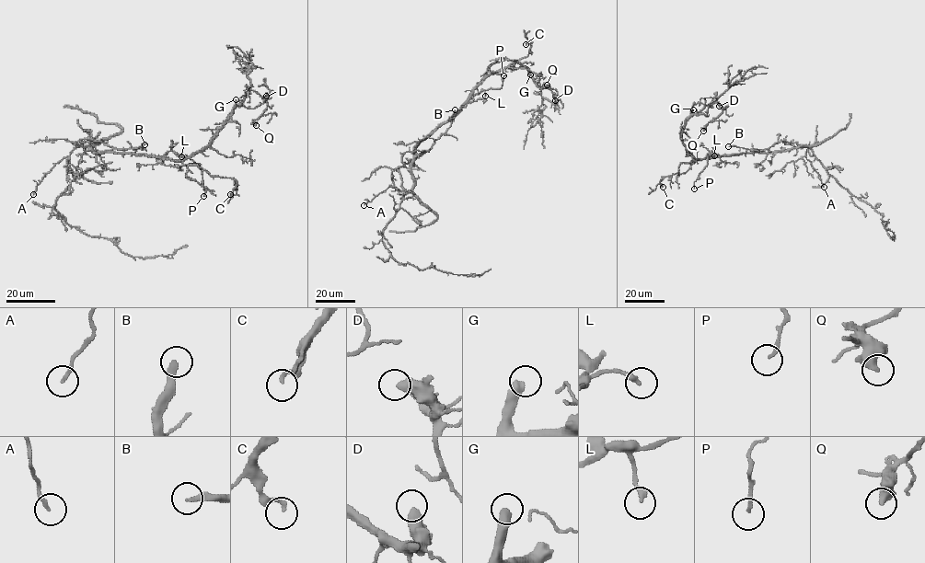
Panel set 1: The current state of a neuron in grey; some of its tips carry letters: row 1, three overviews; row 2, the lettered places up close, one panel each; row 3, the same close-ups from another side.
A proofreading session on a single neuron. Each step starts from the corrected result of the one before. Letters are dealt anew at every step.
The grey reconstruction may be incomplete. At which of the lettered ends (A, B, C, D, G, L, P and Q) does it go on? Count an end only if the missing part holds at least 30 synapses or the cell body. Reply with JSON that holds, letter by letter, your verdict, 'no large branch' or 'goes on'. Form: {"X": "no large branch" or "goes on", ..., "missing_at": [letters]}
{"A": "no large branch", "B": "goes on", "C": "no large branch", "D": "no large branch", "G": "goes on", "L": "no large branch", "P": "no large branch", "Q": "no large branch", "missing_at": ["B", "G"]}

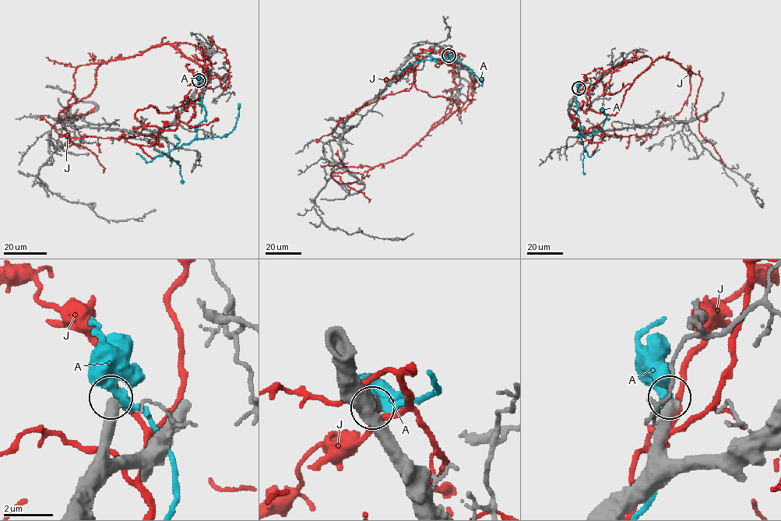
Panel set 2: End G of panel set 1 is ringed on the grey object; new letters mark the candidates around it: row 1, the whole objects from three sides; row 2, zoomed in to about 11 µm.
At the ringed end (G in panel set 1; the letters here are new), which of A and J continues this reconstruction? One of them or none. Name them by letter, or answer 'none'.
none

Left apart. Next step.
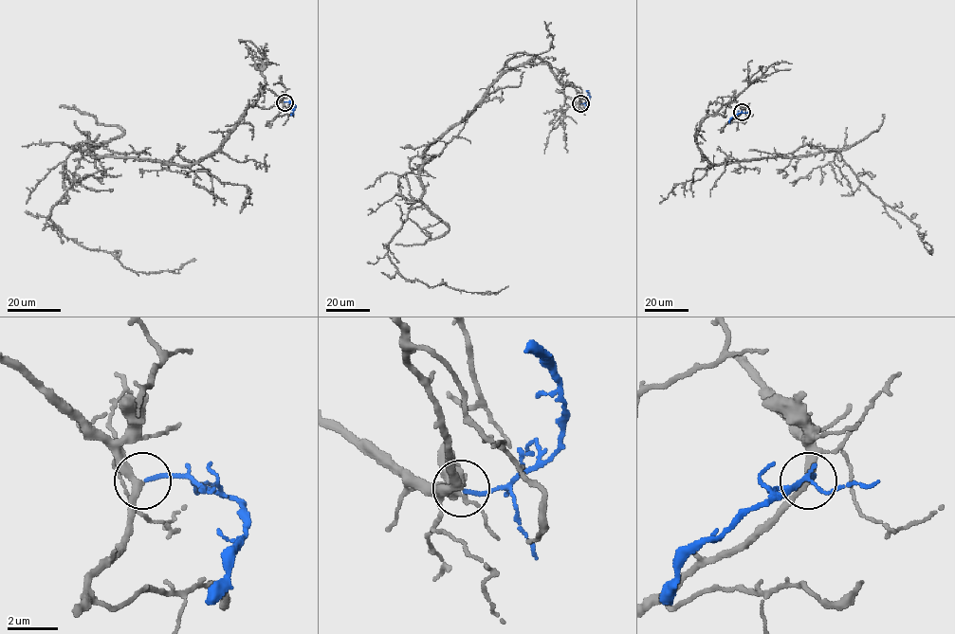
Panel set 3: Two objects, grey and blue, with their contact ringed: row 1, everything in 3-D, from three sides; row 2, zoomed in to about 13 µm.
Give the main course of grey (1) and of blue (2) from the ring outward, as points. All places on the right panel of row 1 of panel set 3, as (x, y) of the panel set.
1: (742, 112), (734, 100), (702, 122), (695, 143), (712, 164), (836, 149), (930, 252), (924, 242)
2: (742, 112), (729, 123)

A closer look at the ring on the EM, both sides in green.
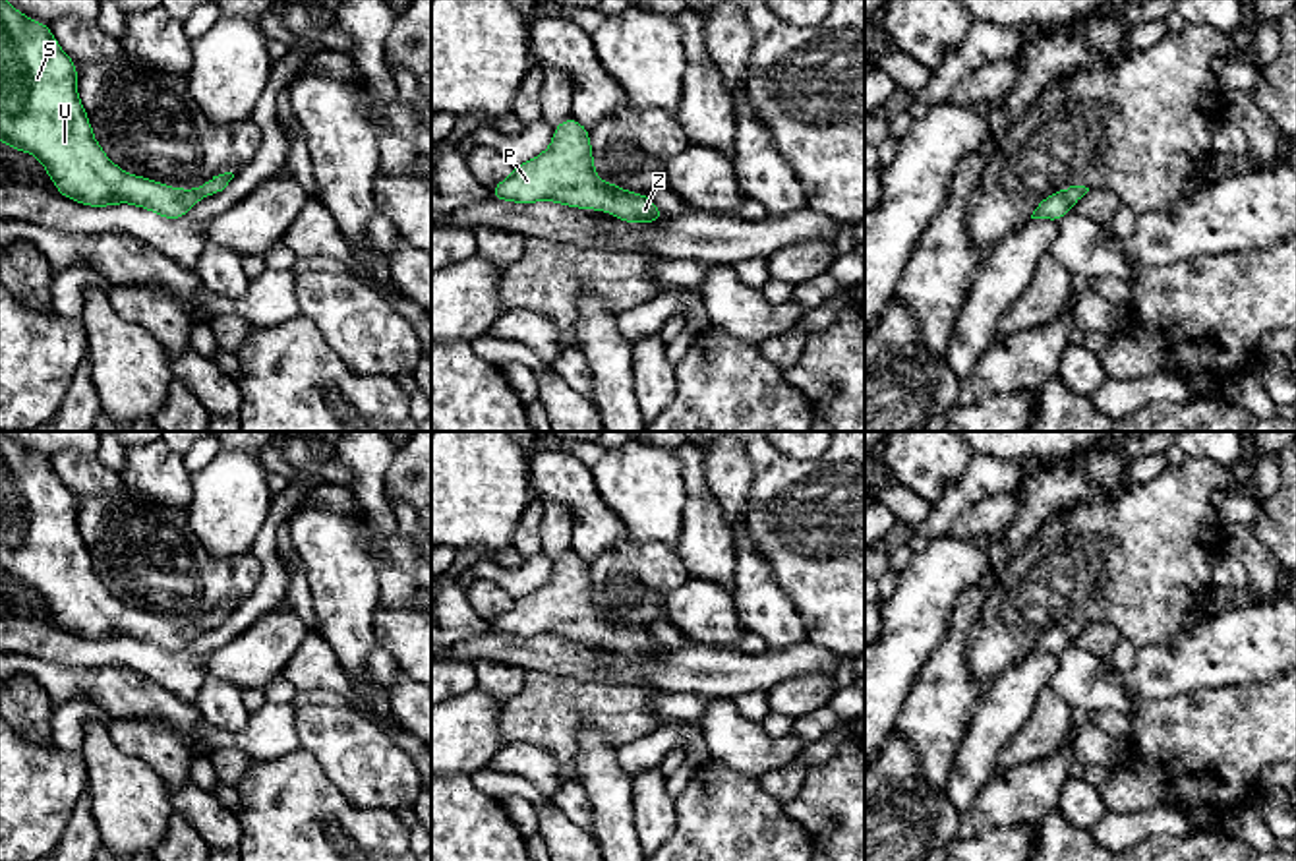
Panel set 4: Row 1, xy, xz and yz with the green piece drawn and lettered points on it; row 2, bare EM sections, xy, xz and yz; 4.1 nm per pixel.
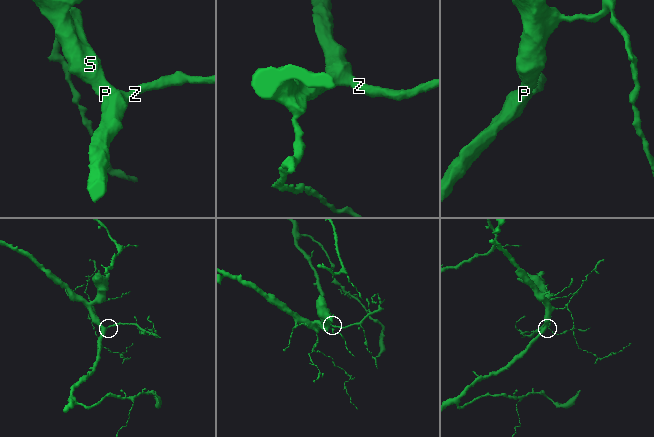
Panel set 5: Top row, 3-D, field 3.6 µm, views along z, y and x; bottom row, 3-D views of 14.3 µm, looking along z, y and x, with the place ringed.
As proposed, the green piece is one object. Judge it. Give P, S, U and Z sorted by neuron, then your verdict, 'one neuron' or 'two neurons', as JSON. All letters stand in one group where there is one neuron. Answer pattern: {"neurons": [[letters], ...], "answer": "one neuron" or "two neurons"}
{"neurons": [["P", "S", "U", "Z"]], "answer": "one neuron"}

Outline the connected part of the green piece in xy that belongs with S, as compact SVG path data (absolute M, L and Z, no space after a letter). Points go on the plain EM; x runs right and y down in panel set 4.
M0 431L0 575L37 590L56 625L75 637L87 640L132 637L168 654L182 652L199 633L217 629L234 611L232 606L224 606L197 623L178 623L116 600L97 577L79 534L77 497L62 484L50 459L23 449L4 431Z

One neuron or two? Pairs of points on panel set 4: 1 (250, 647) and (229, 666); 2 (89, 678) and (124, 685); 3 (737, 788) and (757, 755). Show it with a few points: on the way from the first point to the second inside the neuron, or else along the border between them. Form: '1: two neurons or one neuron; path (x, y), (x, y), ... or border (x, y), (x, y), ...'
1: one neuron; path (244, 653), (235, 662)
2: one neuron; path (97, 683), (117, 685)
3: two neurons; border (710, 755), (757, 776)

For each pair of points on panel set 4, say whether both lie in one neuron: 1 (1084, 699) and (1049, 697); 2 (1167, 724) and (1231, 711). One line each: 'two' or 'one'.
1: two
2: one

